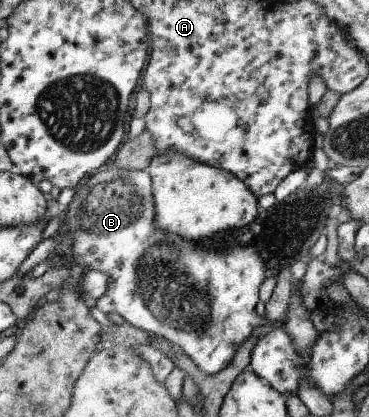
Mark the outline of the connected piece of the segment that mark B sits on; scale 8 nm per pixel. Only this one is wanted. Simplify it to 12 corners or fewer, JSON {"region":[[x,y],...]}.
{"region":[[110,160],[63,208],[97,308],[209,375],[264,317],[267,264],[157,227],[152,176]]}

